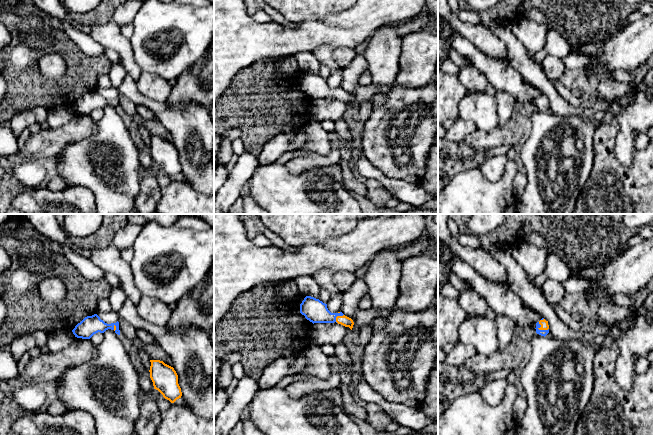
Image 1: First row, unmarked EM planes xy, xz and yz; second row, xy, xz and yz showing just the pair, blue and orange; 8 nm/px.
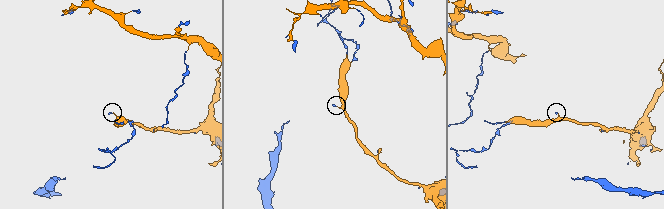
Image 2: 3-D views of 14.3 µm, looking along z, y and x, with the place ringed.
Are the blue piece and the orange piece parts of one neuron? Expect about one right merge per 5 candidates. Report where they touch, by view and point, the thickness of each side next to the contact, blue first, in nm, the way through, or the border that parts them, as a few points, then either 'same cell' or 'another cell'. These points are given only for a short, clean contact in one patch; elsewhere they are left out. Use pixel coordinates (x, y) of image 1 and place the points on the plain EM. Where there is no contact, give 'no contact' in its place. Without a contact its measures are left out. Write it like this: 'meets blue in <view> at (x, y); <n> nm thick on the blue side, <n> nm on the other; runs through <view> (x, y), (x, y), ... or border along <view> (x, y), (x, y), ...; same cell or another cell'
meets blue in yz at (541, 106); 50 nm thick on the blue side, 60 nm on the other; same cell

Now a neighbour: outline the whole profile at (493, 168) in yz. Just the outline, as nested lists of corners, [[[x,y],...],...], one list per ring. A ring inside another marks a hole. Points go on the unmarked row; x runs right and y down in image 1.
[[[497,155],[486,158],[480,164],[479,169],[489,181],[499,181],[505,172],[508,160],[506,155]]]

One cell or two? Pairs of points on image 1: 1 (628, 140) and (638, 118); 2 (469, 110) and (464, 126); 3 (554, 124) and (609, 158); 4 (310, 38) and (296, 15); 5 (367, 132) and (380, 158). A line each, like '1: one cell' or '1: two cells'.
1: one cell
2: two cells
3: two cells
4: two cells
5: one cell

